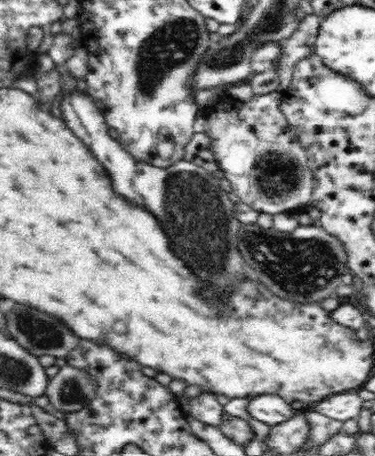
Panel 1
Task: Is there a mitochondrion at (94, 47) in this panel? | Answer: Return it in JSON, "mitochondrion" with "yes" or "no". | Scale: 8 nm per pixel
{"mitochondrion":"no"}

